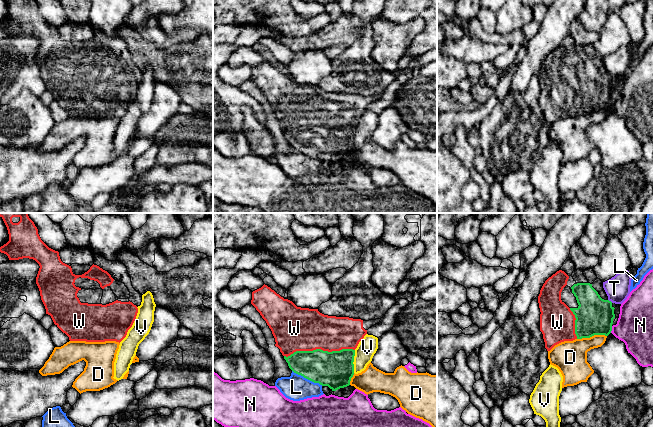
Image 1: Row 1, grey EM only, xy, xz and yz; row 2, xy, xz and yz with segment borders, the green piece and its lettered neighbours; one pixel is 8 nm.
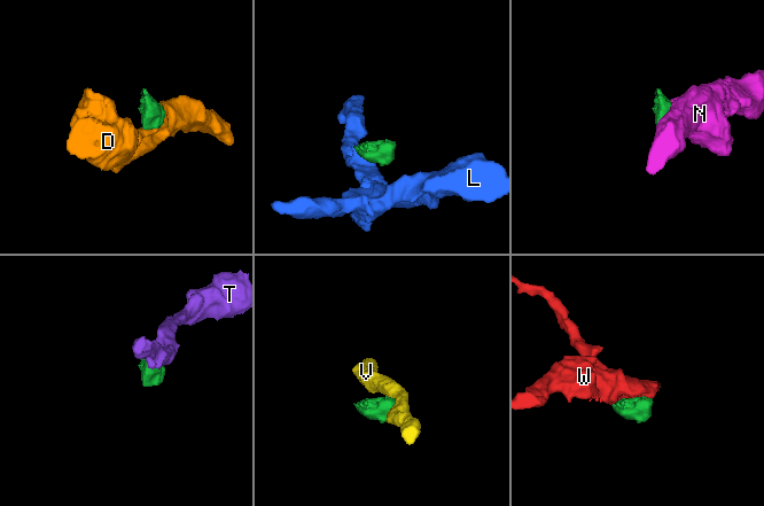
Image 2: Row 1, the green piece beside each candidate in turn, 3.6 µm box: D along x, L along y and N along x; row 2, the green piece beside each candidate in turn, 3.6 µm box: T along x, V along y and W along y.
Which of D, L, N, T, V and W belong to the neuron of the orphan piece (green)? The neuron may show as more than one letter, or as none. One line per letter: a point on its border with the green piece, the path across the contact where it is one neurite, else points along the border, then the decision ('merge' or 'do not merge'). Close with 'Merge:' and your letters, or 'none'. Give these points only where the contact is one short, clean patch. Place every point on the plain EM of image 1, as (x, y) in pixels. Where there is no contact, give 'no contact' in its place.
D: yz (591, 112) | along yz (606, 111), (592, 111), (577, 115) | do not merge
L: xz (307, 154) | along xz (292, 146), (322, 161) | do not merge
N: yz (611, 105) | along yz (612, 102), (610, 108) | do not merge
T: yz (610, 77) | along yz (608, 75), (612, 78) | do not merge
V: xz (353, 137) | along xz (355, 126), (353, 148) | do not merge
W: xz (319, 125) | merge
Merge: W

